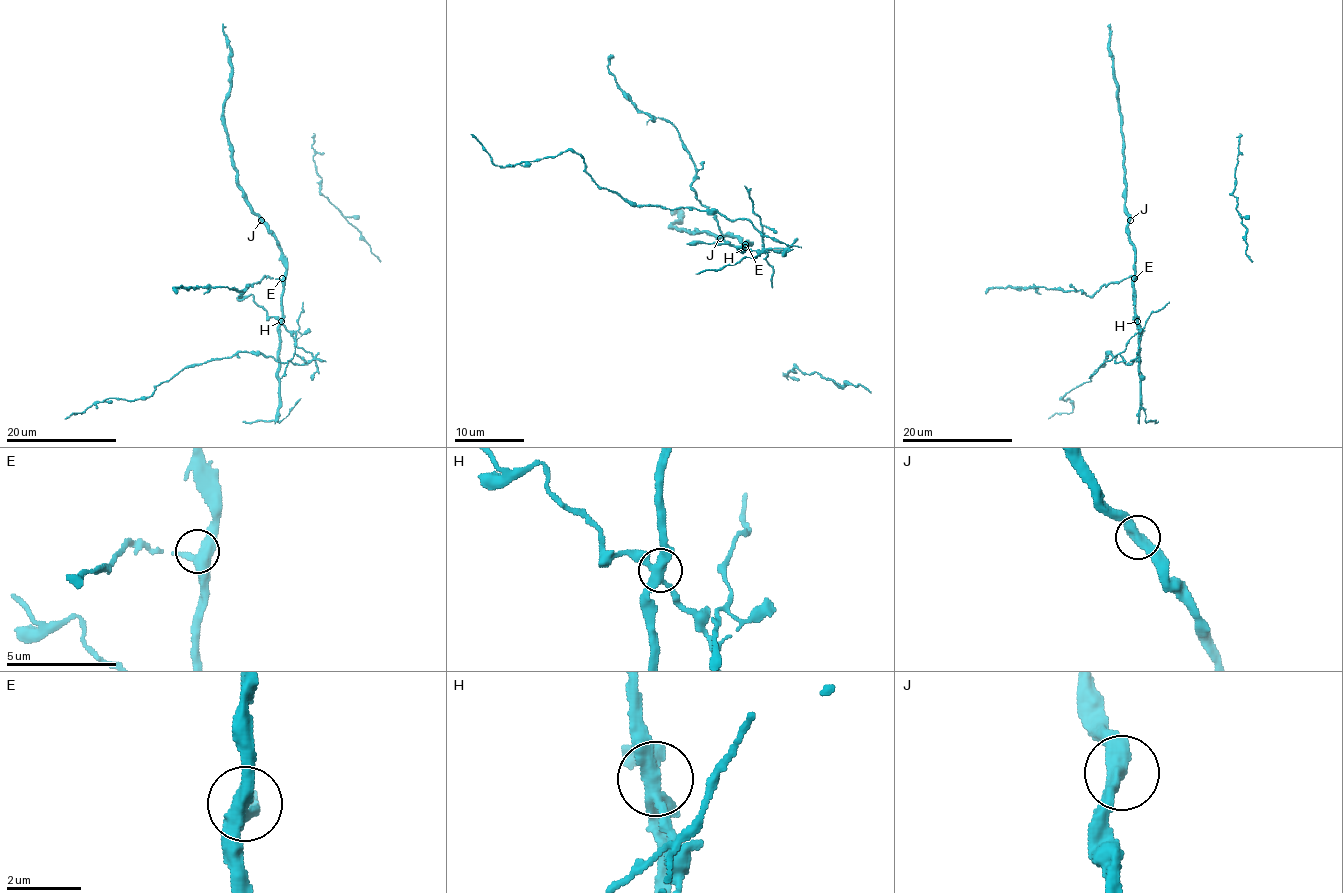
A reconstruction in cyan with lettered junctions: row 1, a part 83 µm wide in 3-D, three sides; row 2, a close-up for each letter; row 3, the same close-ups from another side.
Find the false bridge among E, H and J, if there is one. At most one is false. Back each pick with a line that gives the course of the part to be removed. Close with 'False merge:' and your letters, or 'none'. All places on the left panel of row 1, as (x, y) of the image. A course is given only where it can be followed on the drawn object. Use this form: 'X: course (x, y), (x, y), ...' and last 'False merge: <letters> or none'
H: course (282, 321), (311, 361), (297, 365), (239, 352), (194, 363), (148, 396), (107, 398), (64, 418)
False merge: H

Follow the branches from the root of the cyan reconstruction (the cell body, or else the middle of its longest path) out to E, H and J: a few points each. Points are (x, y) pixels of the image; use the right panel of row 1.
E: (1138, 340), (1141, 333), (1136, 322), (1134, 278)
H: (1138, 340), (1141, 333), (1137, 321)
J: (1138, 340), (1141, 333), (1136, 322), (1133, 288), (1134, 245), (1127, 228), (1130, 220)

